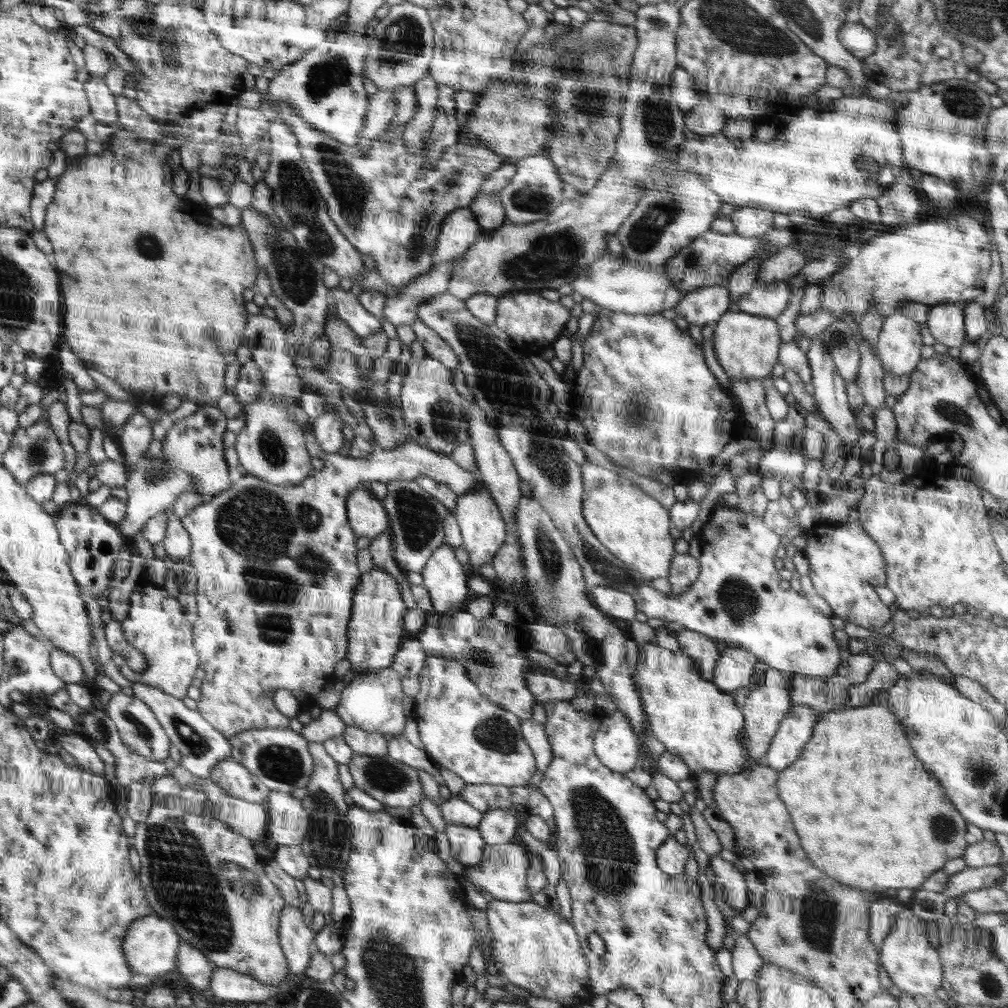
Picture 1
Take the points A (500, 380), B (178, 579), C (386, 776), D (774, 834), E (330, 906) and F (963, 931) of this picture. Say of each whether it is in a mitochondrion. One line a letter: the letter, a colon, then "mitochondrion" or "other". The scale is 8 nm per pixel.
A: mitochondrion
B: other
C: mitochondrion
D: other
E: other
F: other

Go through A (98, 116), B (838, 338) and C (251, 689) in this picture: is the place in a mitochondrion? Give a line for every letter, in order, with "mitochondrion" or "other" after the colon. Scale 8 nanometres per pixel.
A: other
B: mitochondrion
C: other

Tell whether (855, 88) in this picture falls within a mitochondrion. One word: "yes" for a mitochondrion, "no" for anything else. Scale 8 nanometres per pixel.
no

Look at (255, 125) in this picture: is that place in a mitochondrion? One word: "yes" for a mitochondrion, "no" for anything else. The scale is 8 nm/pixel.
no

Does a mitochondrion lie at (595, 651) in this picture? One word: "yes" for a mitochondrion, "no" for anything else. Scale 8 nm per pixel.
yes

